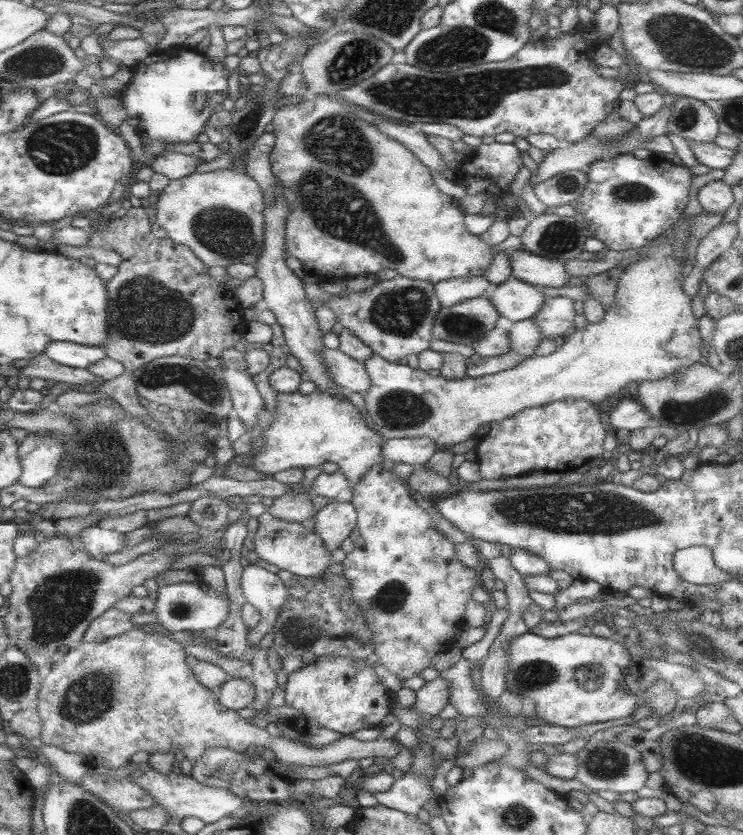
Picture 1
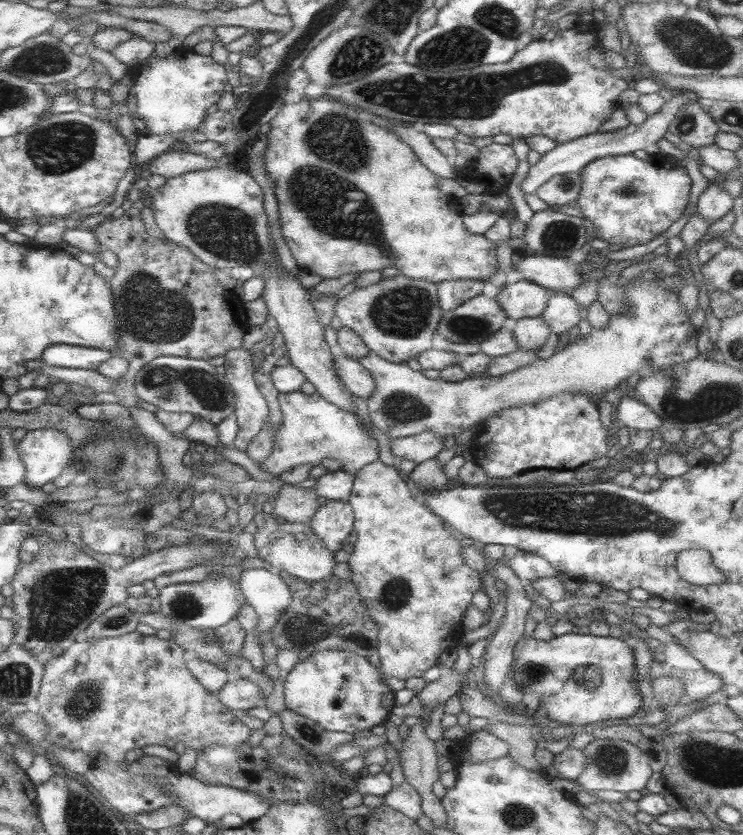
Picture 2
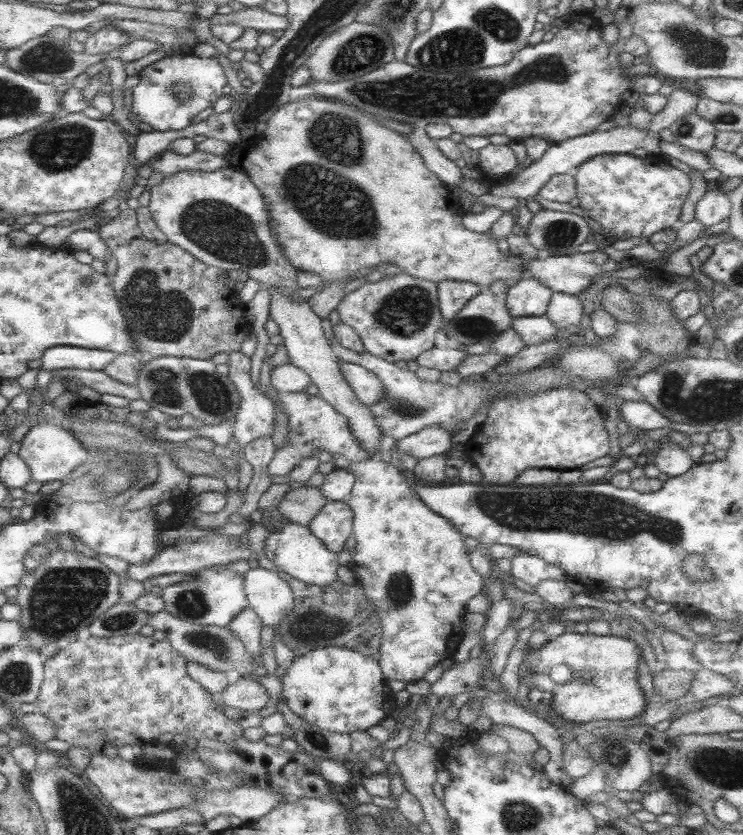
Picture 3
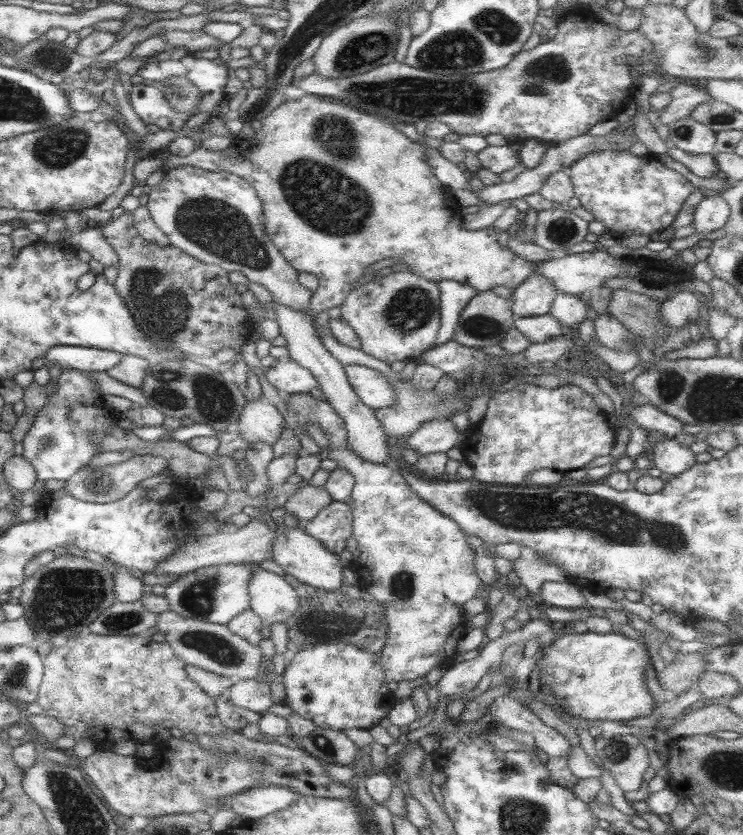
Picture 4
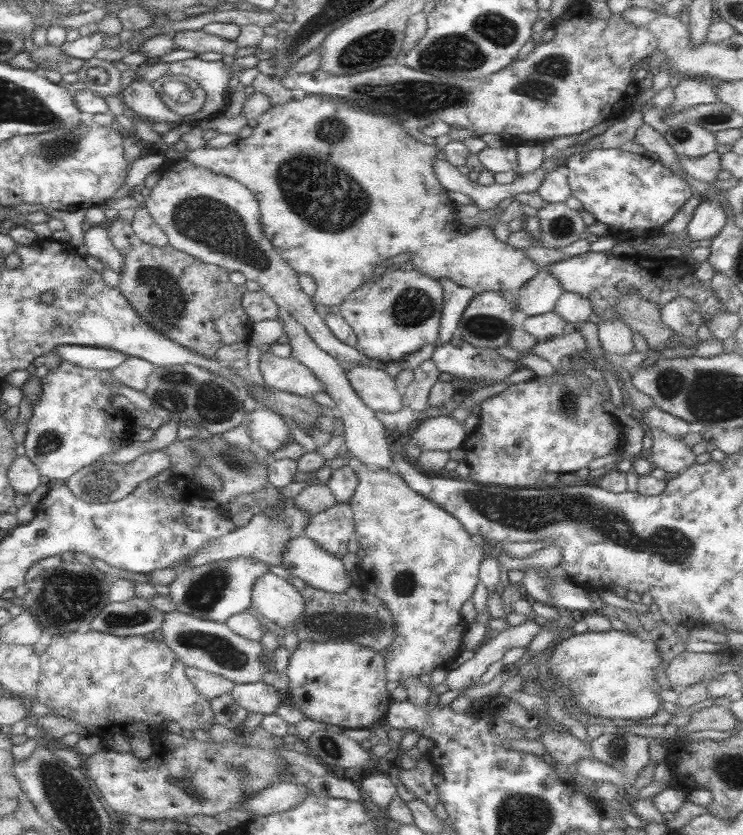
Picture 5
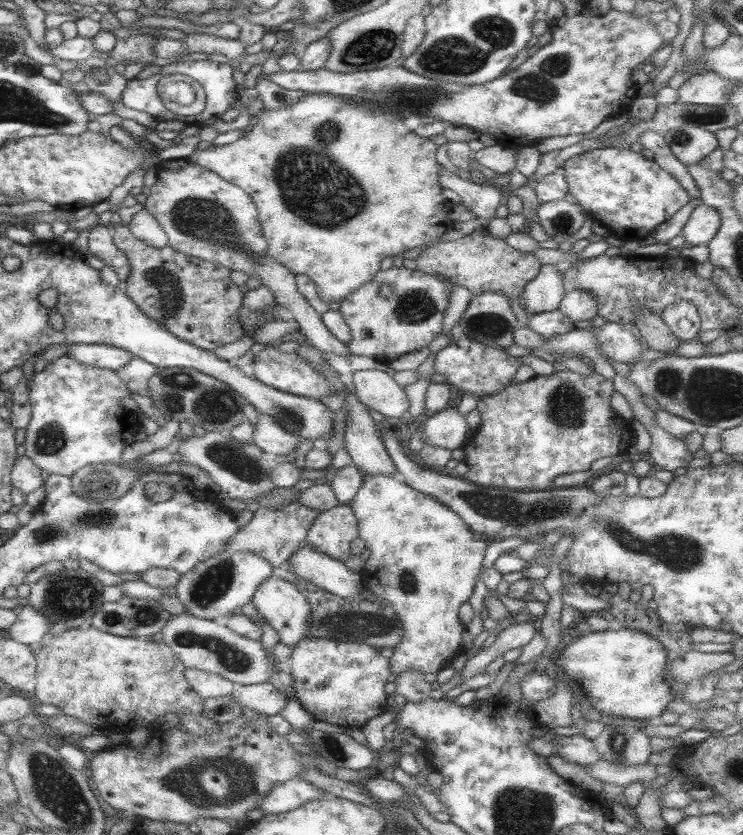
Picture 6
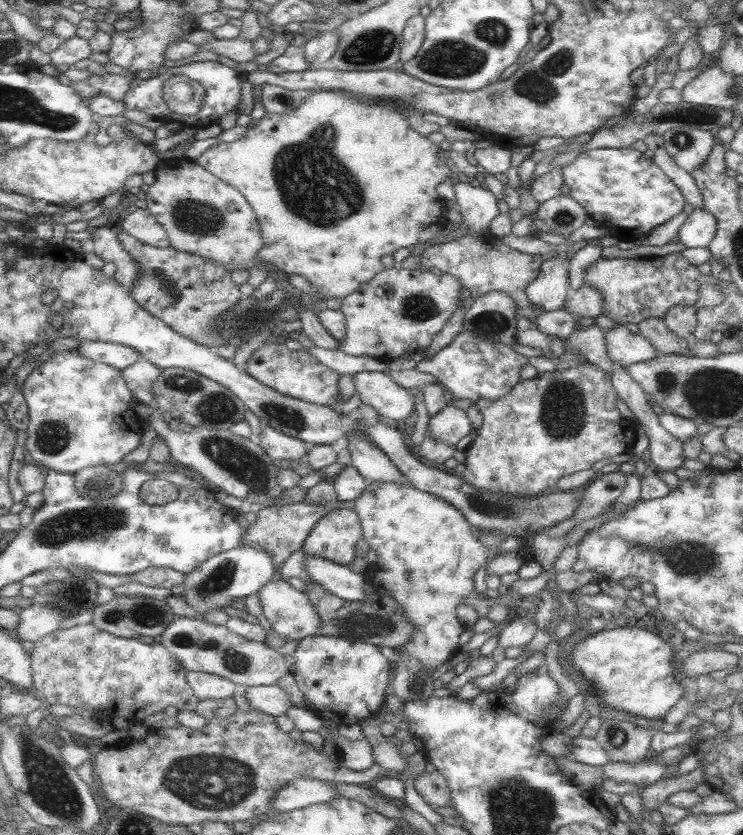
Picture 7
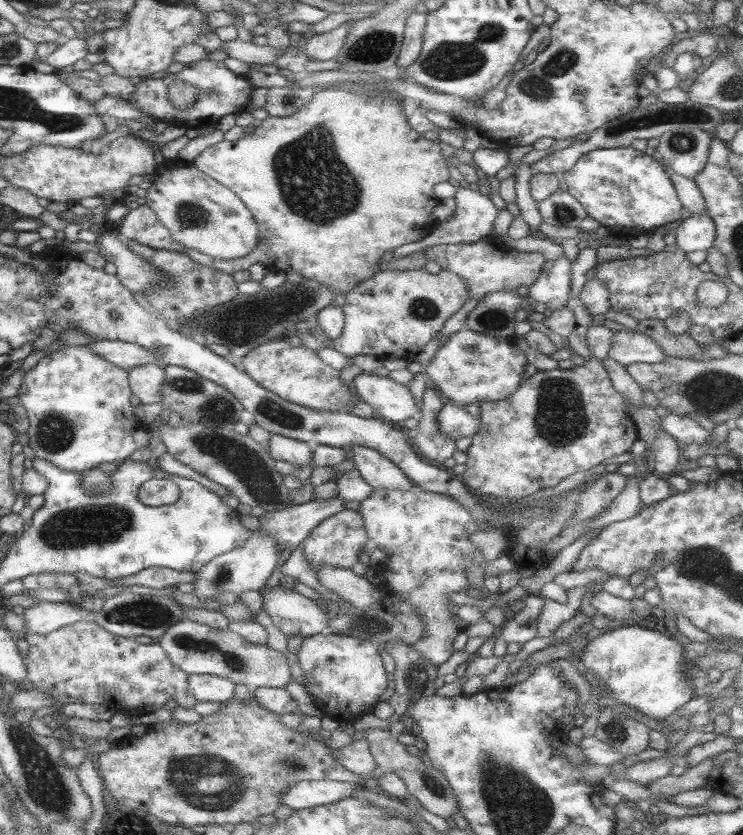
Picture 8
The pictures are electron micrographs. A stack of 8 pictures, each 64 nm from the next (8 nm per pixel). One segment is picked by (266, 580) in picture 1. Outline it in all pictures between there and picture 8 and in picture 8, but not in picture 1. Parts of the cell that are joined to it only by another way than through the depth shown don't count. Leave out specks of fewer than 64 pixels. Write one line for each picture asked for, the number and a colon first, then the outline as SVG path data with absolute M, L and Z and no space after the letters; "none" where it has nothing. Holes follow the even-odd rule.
2: M251 568L243 570L239 578L239 592L243 602L257 616L257 638L261 632L267 632L275 626L277 618L291 602L291 590L281 580L279 572Z
3: M253 568L243 574L247 608L259 618L261 626L277 626L293 608L293 590L281 580L279 572Z
4: M255 568L247 584L249 592L249 612L253 612L261 624L273 626L275 622L285 622L297 610L297 594L293 586L277 574Z
5: M271 572L261 574L251 588L251 610L285 630L281 646L293 654L299 646L295 636L295 618L303 612L303 596L297 586L291 586L287 580L277 578Z
6: M273 574L259 584L259 588L253 594L253 602L255 612L261 614L261 618L279 634L279 642L295 648L295 644L299 640L303 640L303 636L307 636L307 622L309 622L309 604L307 598L299 592L299 588L295 584L289 584L281 578L275 578Z
7: M271 578L267 584L263 584L259 588L257 598L259 598L259 608L261 608L263 618L275 630L275 634L279 638L283 638L283 642L291 642L291 640L299 642L307 636L313 636L319 630L319 618L311 606L309 598L303 592L297 592L295 588L291 588L285 580Z
8: M273 586L263 592L261 600L271 624L285 636L309 638L327 628L327 616L321 608L317 608L317 602L297 594L295 590Z

